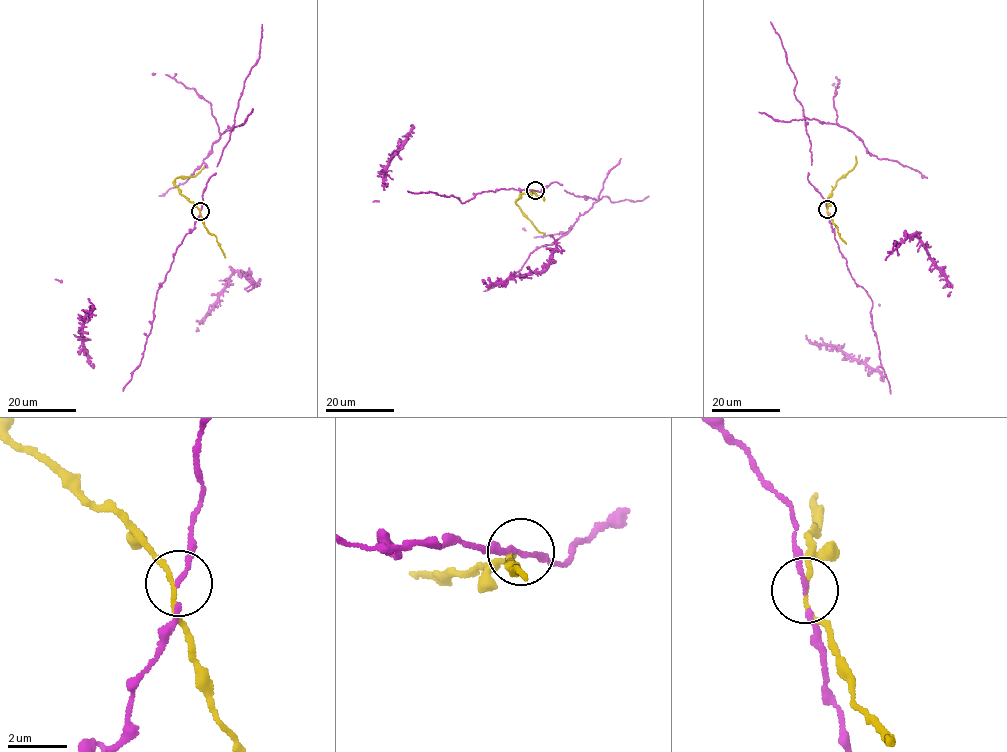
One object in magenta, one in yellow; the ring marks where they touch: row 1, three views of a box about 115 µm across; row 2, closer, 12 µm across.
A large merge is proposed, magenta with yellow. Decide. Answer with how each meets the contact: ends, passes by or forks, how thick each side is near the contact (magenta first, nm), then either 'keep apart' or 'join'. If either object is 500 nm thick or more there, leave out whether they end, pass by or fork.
magenta passes by | yellow passes by | 130/140 nm | keep apart

